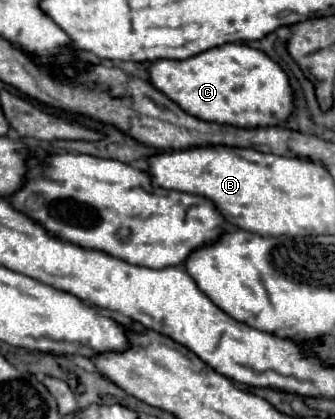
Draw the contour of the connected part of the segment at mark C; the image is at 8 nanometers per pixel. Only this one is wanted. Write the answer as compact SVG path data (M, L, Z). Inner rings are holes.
M223 44L185 60L157 60L151 64L149 76L157 90L207 122L267 128L283 124L295 114L293 88L287 74L265 52L245 44Z

